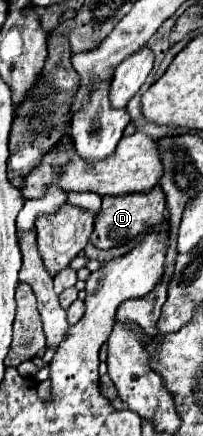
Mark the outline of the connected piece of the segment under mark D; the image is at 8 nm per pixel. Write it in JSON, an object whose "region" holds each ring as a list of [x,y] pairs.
{"region":[[[156,187],[154,193],[142,193],[142,195],[124,195],[124,197],[108,195],[108,197],[102,197],[102,209],[96,215],[94,233],[90,241],[98,249],[112,249],[136,239],[140,233],[146,233],[154,225],[160,225],[164,217],[166,217],[166,197],[160,187]]]}

